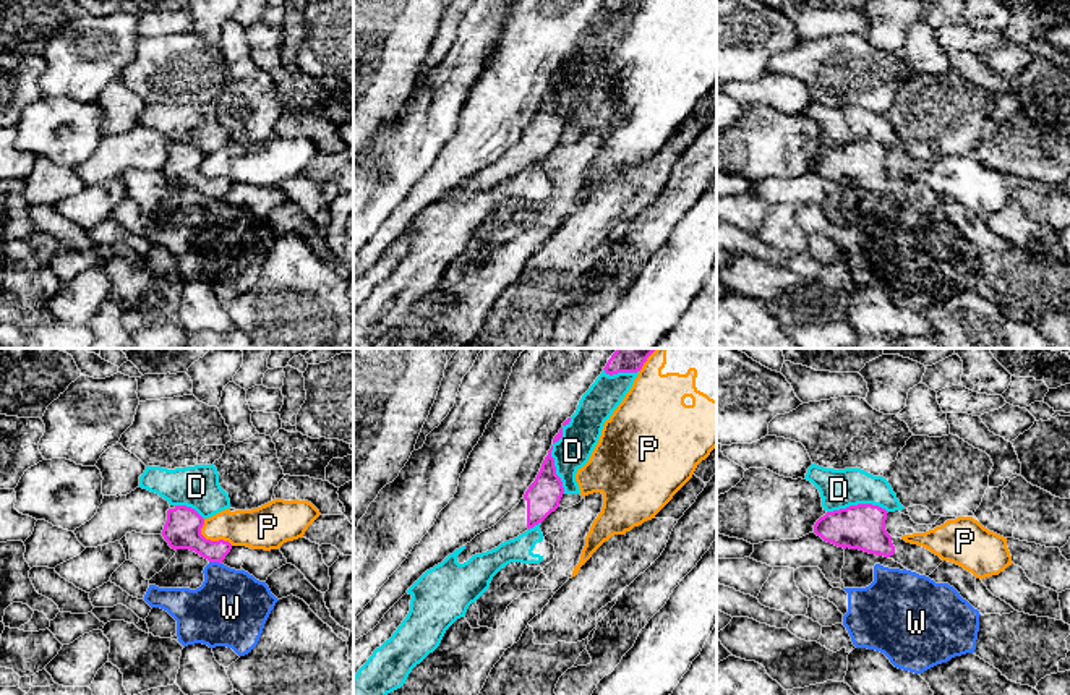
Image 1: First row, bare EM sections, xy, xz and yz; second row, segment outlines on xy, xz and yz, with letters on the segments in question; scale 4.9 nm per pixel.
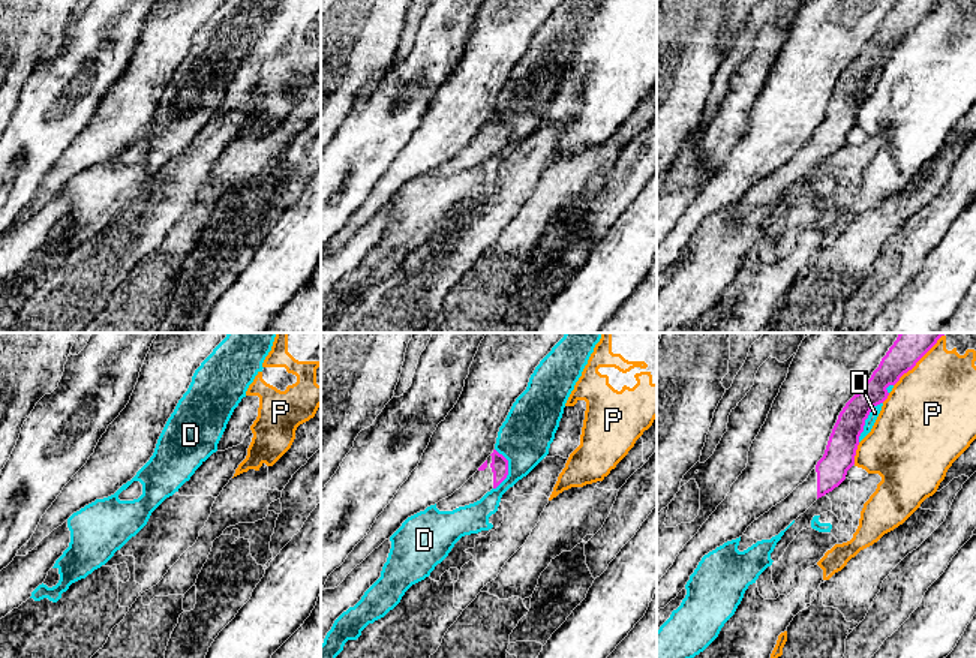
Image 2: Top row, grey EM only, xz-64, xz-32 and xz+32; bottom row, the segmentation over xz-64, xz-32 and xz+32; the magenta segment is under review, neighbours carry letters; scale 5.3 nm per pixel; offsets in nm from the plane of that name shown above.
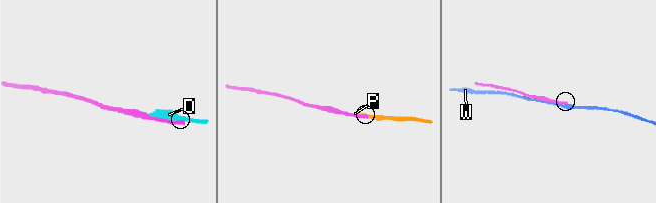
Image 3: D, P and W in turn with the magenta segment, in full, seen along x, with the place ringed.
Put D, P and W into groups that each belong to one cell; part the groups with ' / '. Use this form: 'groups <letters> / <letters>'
groups D / P / W

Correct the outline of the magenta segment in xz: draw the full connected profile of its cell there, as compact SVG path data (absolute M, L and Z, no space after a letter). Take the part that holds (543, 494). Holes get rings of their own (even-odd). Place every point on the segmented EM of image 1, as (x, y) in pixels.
M553 446L548 450L535 481L529 486L520 502L494 527L482 531L467 543L465 549L457 556L459 564L467 562L475 554L491 551L501 543L517 538L541 523L559 507L564 488L561 478L556 475L551 450Z

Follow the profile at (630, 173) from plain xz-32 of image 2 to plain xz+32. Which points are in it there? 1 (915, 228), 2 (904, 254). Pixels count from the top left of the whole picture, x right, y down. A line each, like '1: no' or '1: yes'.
1: yes
2: yes

